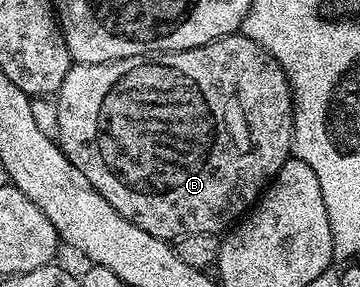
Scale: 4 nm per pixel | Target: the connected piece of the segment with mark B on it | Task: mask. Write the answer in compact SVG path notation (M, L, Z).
M242 33L227 35L194 49L166 51L155 57L115 59L109 63L77 63L66 73L66 81L62 81L54 100L58 111L56 139L64 156L78 165L82 173L86 173L86 181L90 181L102 197L112 200L112 208L126 217L126 221L165 241L175 241L183 235L194 233L219 236L227 232L255 204L278 169L282 169L292 155L292 90L286 73L273 55Z

